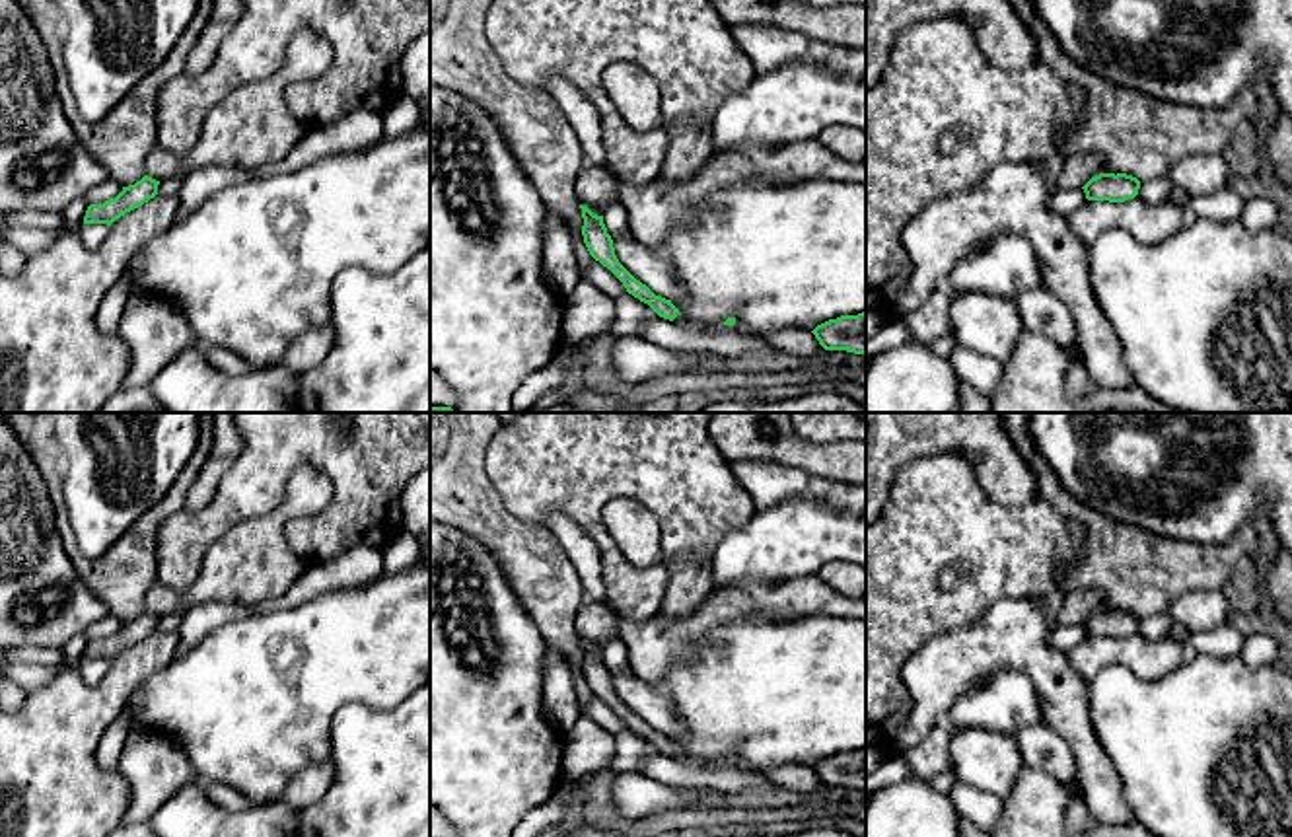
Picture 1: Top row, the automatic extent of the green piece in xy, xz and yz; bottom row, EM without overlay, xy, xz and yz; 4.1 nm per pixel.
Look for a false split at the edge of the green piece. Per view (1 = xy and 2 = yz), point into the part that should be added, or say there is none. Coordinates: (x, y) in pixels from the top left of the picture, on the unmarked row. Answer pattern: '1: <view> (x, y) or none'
1: none
2: none

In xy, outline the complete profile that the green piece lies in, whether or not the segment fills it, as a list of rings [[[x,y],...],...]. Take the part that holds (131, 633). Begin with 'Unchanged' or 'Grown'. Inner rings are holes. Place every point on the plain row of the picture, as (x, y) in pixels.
Unchanged. [[[144,611],[134,621],[123,623],[123,627],[115,635],[109,635],[103,640],[90,640],[84,652],[84,660],[111,662],[126,648],[154,635],[158,631],[158,621],[160,617]]]

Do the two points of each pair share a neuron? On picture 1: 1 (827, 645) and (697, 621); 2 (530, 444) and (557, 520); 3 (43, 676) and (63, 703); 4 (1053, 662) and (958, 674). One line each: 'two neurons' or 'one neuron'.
1: two neurons
2: two neurons
3: two neurons
4: one neuron

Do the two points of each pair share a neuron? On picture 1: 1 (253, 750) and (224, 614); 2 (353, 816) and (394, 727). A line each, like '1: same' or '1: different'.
1: different
2: same

